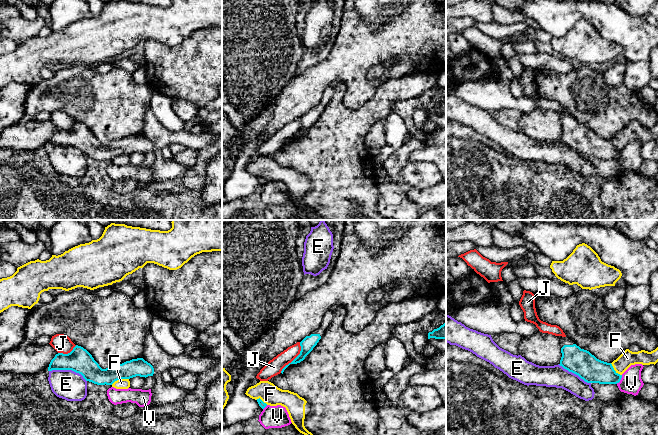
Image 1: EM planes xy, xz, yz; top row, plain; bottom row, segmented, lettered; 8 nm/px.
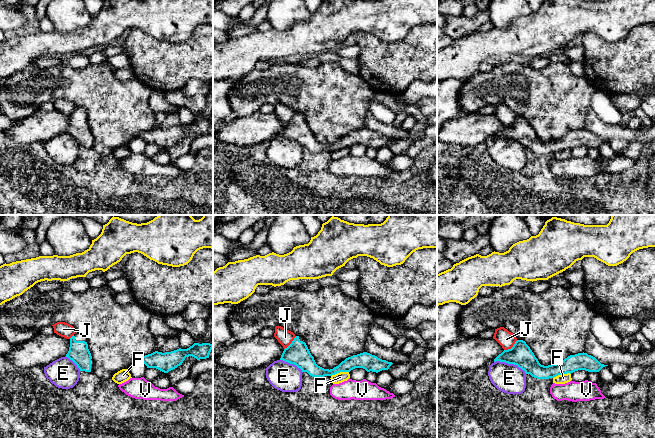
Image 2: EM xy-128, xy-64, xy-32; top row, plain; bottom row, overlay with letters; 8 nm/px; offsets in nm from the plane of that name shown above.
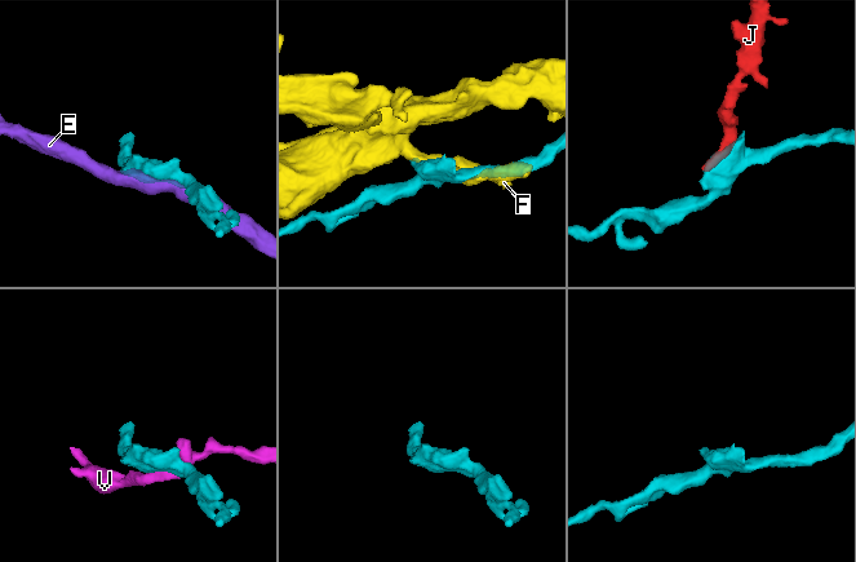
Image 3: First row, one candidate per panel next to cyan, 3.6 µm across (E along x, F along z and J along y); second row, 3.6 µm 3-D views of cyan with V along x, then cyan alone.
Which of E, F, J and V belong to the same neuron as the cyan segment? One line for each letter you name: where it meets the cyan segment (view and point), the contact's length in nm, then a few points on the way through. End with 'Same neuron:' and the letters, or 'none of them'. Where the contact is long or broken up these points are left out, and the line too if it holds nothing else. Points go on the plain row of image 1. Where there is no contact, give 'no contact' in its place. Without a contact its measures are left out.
Same neuron: none of them

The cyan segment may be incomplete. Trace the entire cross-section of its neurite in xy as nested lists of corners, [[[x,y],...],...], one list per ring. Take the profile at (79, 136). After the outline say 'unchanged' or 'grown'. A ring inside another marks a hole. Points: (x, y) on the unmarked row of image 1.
[[[78,121],[68,130],[56,130],[48,143],[48,147],[52,146],[72,146],[81,150],[86,157],[97,161],[112,161],[119,155],[130,155],[136,152],[146,154],[154,150],[153,142],[143,134],[102,145],[92,131]]]; unchanged

